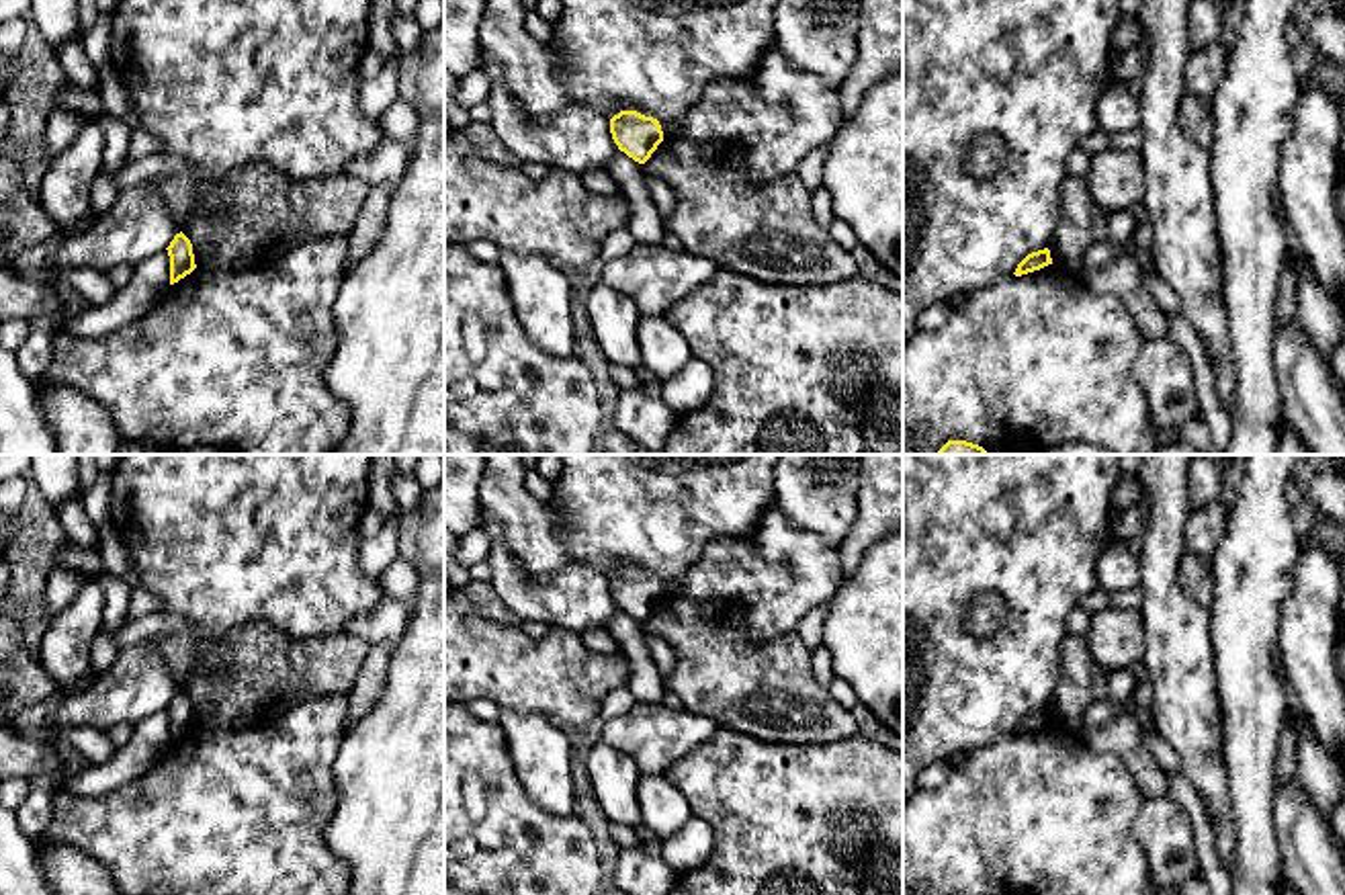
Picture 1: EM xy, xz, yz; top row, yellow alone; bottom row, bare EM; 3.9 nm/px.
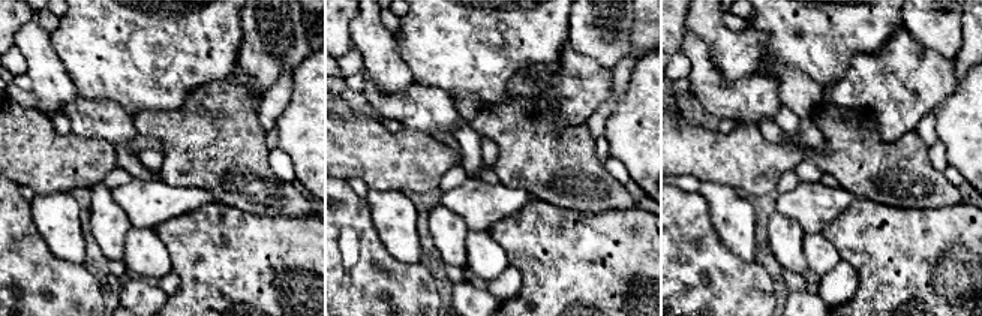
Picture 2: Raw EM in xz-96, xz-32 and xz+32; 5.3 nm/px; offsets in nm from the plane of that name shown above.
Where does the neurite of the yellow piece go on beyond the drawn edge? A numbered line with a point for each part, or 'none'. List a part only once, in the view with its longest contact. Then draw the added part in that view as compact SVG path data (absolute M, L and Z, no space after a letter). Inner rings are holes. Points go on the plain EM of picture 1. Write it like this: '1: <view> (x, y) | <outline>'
none

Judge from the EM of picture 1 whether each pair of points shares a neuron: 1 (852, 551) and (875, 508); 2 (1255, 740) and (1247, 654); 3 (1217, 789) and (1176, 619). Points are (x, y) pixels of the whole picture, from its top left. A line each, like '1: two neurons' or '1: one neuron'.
1: one neuron
2: one neuron
3: one neuron

